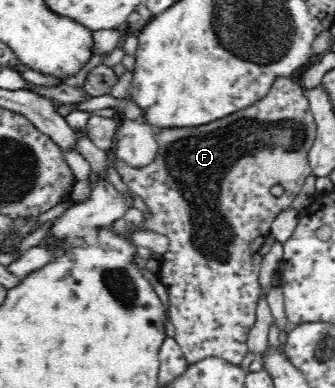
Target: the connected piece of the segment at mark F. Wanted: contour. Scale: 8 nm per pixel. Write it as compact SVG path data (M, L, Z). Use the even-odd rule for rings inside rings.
M277 77L274 84L271 85L269 92L260 98L255 104L238 110L233 114L218 118L217 120L202 124L201 126L192 126L187 128L167 128L158 129L157 141L158 150L155 158L141 168L131 167L127 163L121 161L114 161L113 166L120 174L123 182L127 184L132 192L145 201L151 215L143 214L143 221L146 228L155 231L159 234L164 234L169 241L168 252L163 254L157 261L160 263L160 271L158 272L158 279L163 283L168 294L168 319L171 320L172 325L175 327L174 339L183 351L183 356L190 364L195 364L207 357L223 358L227 363L240 365L245 354L247 354L247 334L256 322L257 302L261 296L266 296L269 289L263 291L259 286L259 273L264 256L259 254L265 237L270 234L270 226L273 220L279 216L283 209L291 208L291 202L295 200L295 196L301 192L303 183L307 177L311 175L311 167L308 161L308 151L314 145L316 136L316 124L313 118L313 113L309 108L308 100L304 94L304 88L301 84L293 81L290 77ZM278 184L283 186L283 194L275 197L271 194L271 188Z

